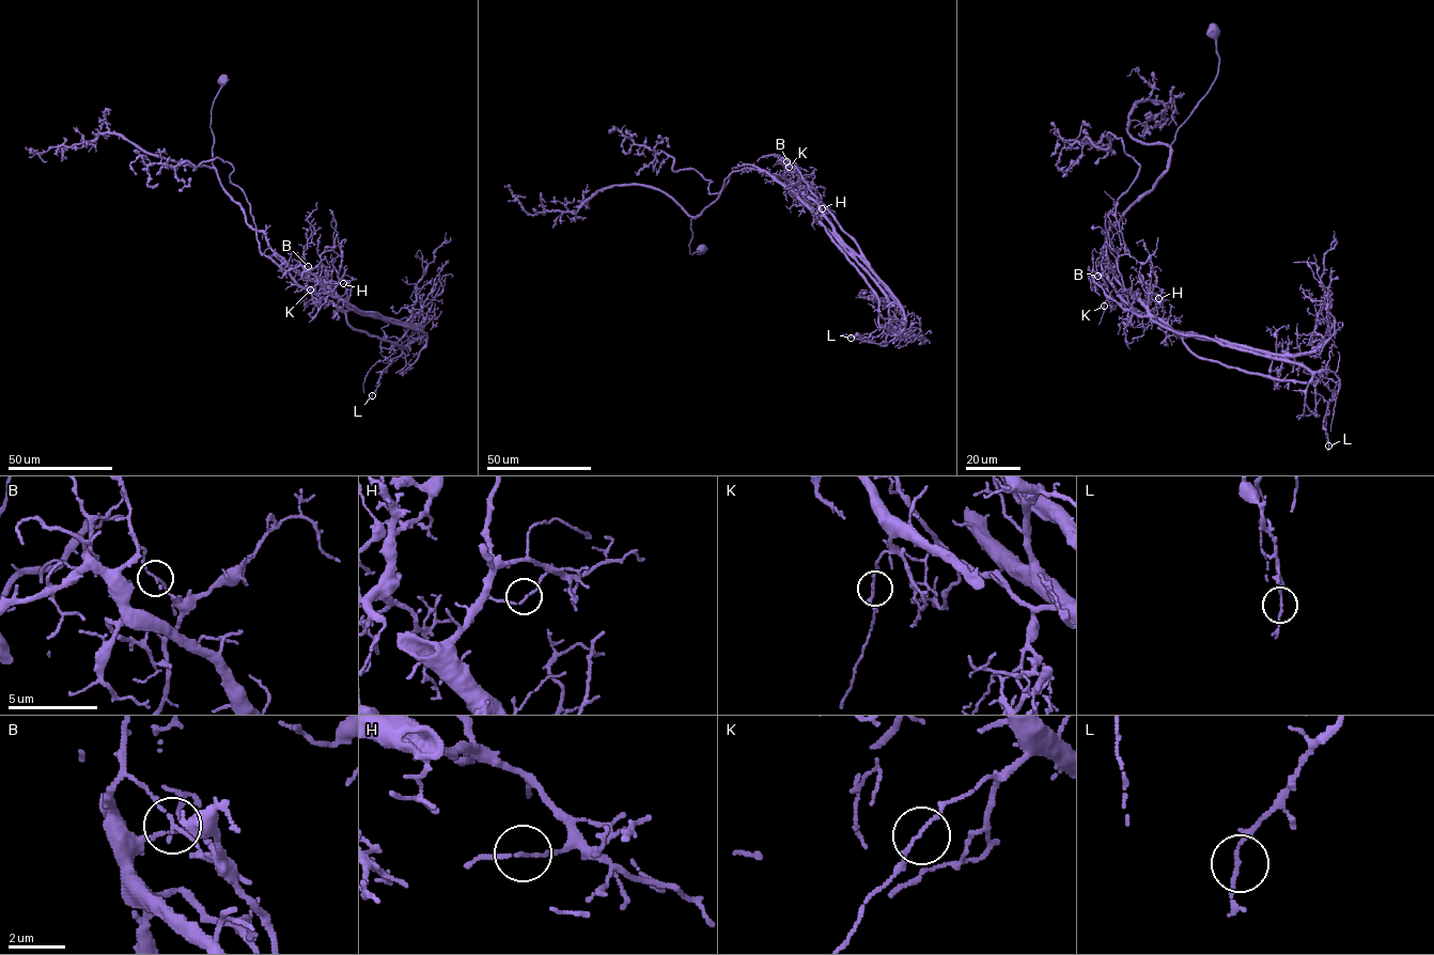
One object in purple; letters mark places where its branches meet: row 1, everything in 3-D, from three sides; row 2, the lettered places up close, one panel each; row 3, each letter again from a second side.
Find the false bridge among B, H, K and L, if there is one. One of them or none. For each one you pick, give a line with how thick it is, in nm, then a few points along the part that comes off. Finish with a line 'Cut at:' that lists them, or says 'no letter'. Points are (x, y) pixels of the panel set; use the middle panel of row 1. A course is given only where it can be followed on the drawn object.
B: Thickness 120 nm. Course of the part to remove: (786, 161), (791, 188), (742, 165), (711, 193), (712, 182), (674, 171), (666, 153), (614, 126)
Cut at: B

